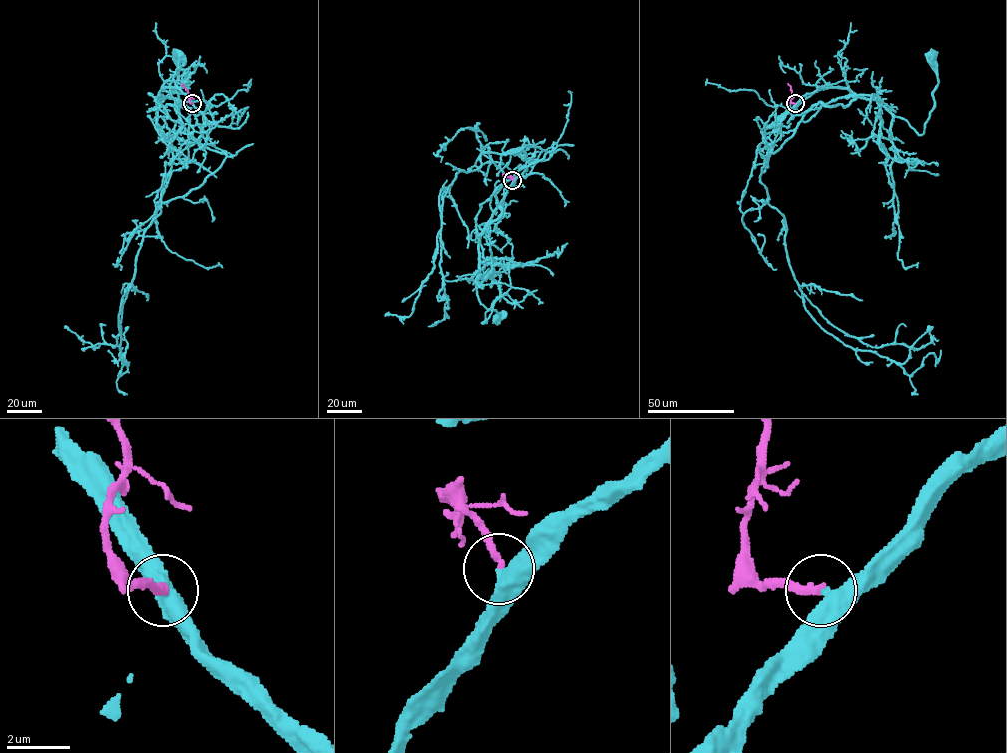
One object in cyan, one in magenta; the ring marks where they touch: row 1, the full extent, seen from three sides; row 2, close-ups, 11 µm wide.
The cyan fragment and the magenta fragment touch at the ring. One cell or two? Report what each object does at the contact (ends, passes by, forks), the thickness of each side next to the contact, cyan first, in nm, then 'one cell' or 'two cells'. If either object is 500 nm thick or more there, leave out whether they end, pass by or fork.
cyan passes by | magenta ends | 400/240 nm | one cell

